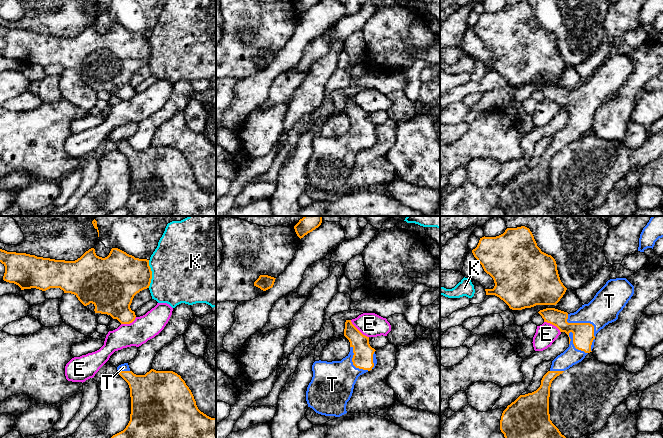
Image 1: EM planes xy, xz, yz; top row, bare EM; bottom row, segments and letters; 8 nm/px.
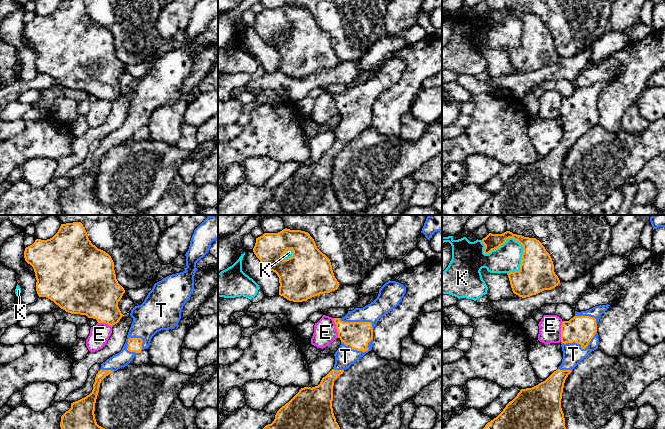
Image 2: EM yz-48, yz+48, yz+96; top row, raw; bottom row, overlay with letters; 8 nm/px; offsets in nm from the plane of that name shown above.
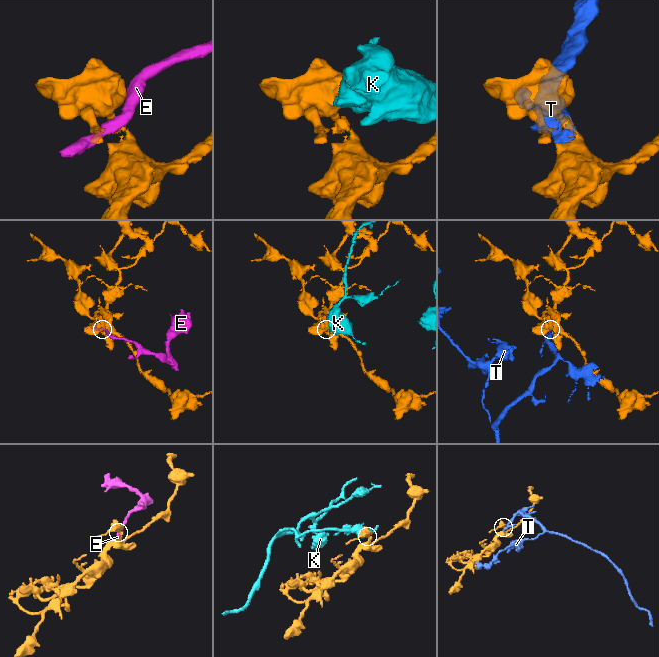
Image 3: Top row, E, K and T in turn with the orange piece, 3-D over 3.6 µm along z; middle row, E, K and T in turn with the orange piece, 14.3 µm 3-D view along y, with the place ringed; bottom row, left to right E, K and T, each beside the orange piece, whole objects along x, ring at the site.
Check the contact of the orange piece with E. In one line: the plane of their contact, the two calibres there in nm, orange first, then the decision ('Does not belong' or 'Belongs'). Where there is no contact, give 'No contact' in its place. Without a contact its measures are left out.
Touches orange in xz. Thickness 160 nm (orange) against 190 nm. Does not belong

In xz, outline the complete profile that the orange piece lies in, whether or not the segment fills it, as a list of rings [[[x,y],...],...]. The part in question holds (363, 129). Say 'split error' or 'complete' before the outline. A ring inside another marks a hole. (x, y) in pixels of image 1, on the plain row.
split error; [[[346,96],[344,112],[350,118],[350,128],[341,137],[315,137],[312,141],[313,153],[306,167],[308,183],[325,192],[340,193],[347,189],[346,181],[350,176],[358,153],[375,144],[377,140],[375,125],[369,120],[369,113],[363,111],[351,98]]]

